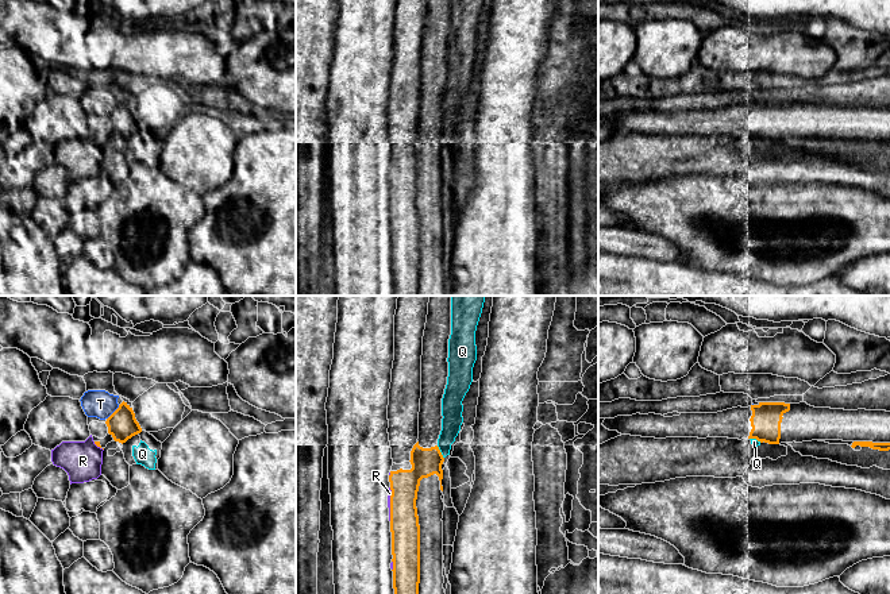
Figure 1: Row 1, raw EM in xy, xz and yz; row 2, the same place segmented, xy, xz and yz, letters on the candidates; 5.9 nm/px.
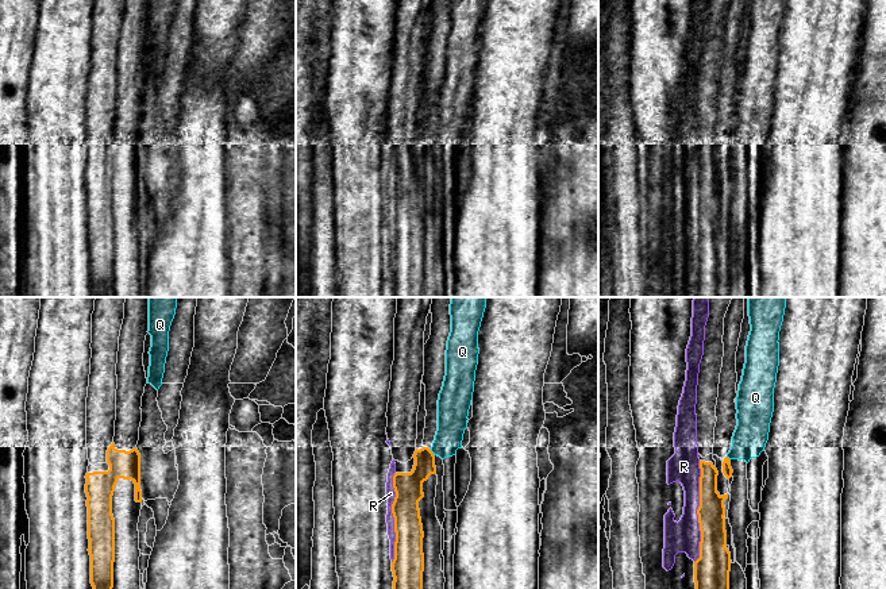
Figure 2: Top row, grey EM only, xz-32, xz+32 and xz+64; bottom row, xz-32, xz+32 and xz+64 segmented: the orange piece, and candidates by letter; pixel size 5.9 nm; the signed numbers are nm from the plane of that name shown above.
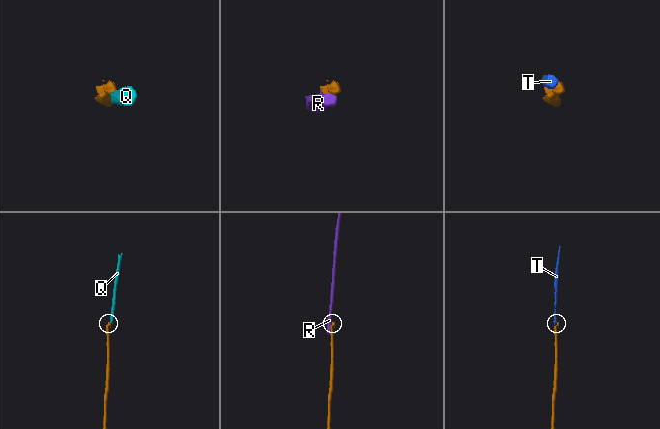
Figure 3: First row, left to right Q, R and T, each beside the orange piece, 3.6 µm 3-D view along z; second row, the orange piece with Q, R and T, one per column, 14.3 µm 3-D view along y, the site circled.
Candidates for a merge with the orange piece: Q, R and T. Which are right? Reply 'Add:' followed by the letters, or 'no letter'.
Add: no letter

